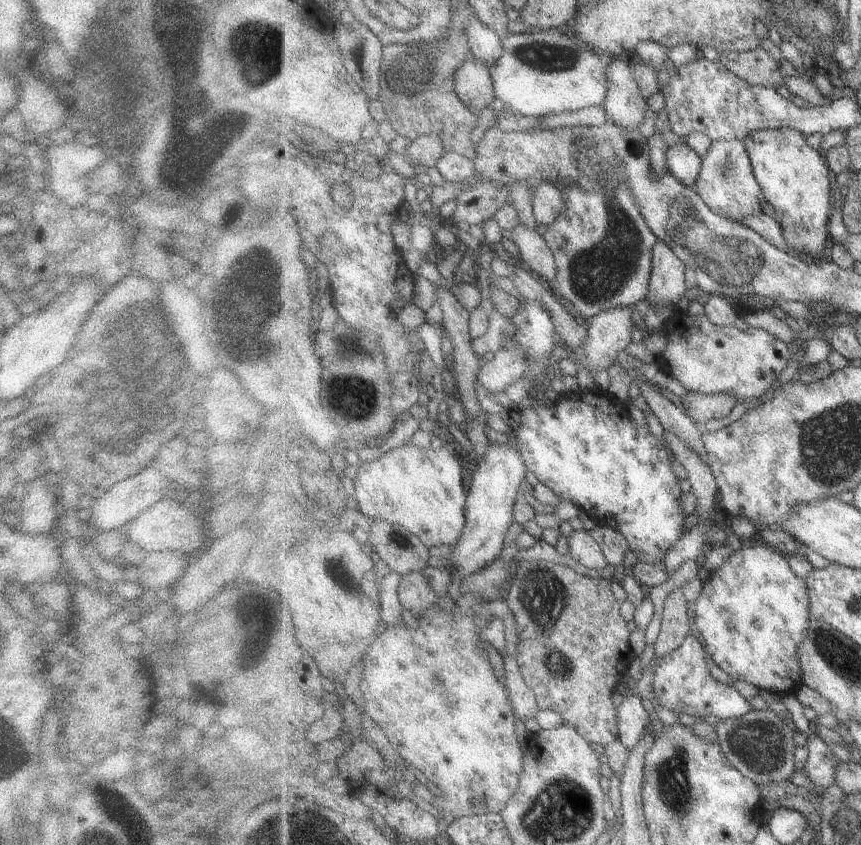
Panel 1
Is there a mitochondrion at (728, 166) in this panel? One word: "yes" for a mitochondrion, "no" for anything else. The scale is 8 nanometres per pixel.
yes

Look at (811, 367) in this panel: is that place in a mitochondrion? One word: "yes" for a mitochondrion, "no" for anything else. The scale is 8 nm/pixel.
no

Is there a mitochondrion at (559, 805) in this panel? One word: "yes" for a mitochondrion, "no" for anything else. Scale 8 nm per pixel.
yes

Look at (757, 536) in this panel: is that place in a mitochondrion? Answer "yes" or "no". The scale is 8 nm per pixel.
no

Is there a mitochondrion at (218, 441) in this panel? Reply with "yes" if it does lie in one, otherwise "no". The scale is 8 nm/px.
no

